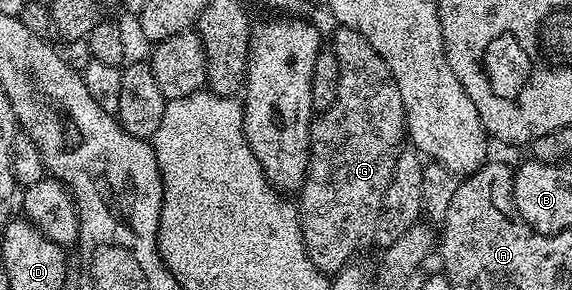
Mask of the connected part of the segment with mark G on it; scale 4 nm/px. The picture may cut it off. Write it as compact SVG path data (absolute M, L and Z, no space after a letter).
M338 26L333 35L331 50L341 62L339 97L331 109L322 111L309 128L309 172L299 192L299 214L307 253L317 268L326 273L336 273L348 267L379 231L381 207L385 203L387 185L393 176L403 148L407 143L405 106L399 93L393 71L379 53L359 33L350 27Z

